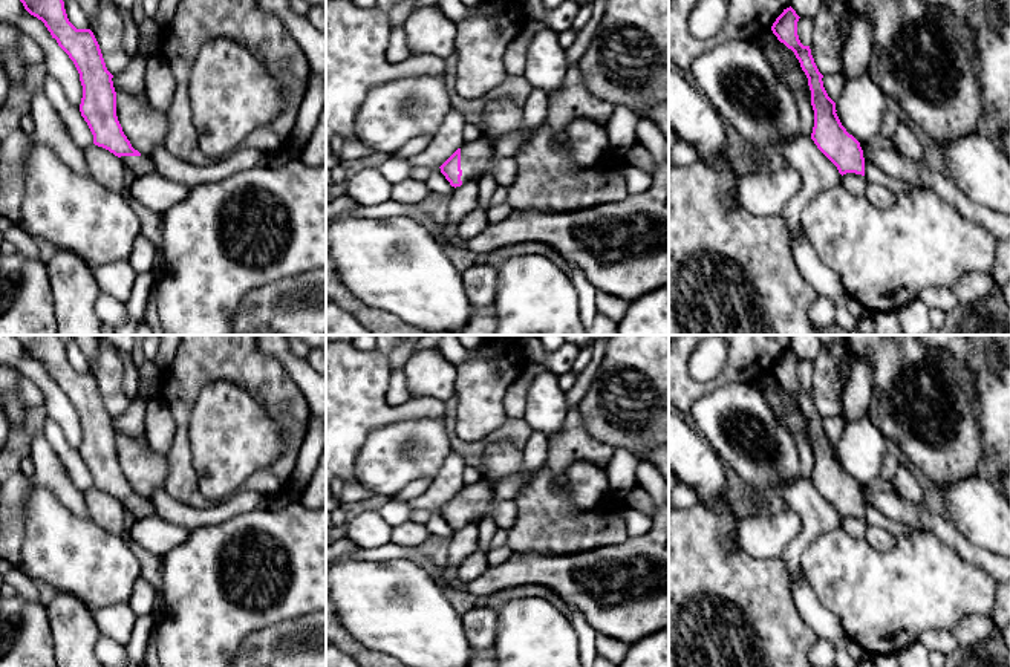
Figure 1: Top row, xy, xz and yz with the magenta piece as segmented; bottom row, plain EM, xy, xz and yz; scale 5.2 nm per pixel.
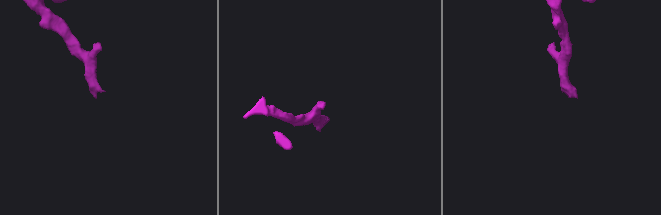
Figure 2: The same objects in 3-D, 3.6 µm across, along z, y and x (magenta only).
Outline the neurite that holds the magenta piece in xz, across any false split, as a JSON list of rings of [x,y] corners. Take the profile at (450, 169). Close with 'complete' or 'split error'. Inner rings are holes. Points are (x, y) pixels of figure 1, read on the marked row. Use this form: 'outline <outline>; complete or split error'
outline [[[484,138],[465,142],[439,168],[454,188],[470,179],[479,181],[484,174],[490,174],[497,185],[508,188],[517,174],[514,158],[496,158],[494,144]]]; split error

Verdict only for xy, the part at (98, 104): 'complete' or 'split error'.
split error

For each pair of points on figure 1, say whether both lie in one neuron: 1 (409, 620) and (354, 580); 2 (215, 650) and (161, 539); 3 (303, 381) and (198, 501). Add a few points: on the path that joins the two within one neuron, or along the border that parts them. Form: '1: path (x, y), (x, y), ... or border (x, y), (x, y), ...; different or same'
1: path (395, 606), (383, 605), (368, 594); same
2: border (192, 531), (179, 545), (161, 556); different
3: border (276, 358), (300, 389), (309, 412); different

